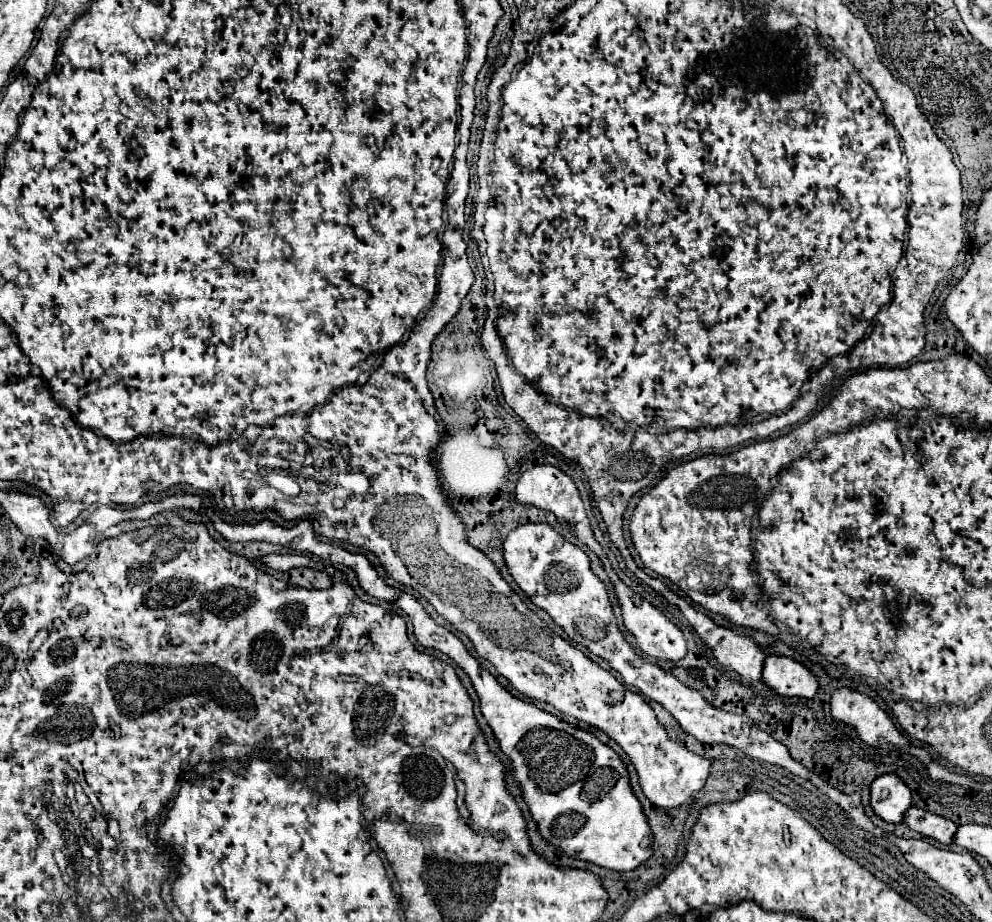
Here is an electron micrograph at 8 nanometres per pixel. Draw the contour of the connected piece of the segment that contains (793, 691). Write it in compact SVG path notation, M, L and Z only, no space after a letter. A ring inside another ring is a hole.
M769 655L763 663L761 681L783 697L813 699L817 693L817 677L807 667L789 657Z

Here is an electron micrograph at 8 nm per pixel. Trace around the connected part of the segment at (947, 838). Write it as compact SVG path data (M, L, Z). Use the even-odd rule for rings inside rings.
M917 807L907 809L907 813L903 817L903 823L911 831L917 831L917 833L921 833L925 837L933 837L935 841L939 841L943 845L951 845L953 835L957 831L957 825L953 821L949 821L949 819L945 819L941 815L917 809Z

